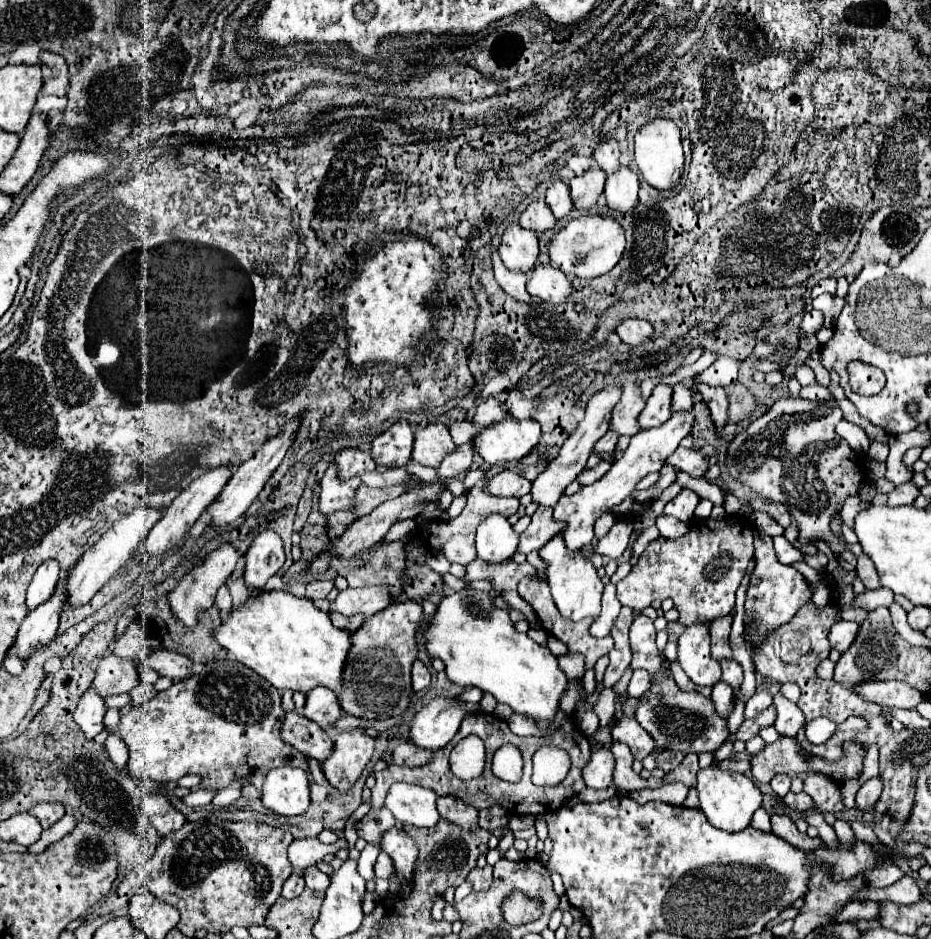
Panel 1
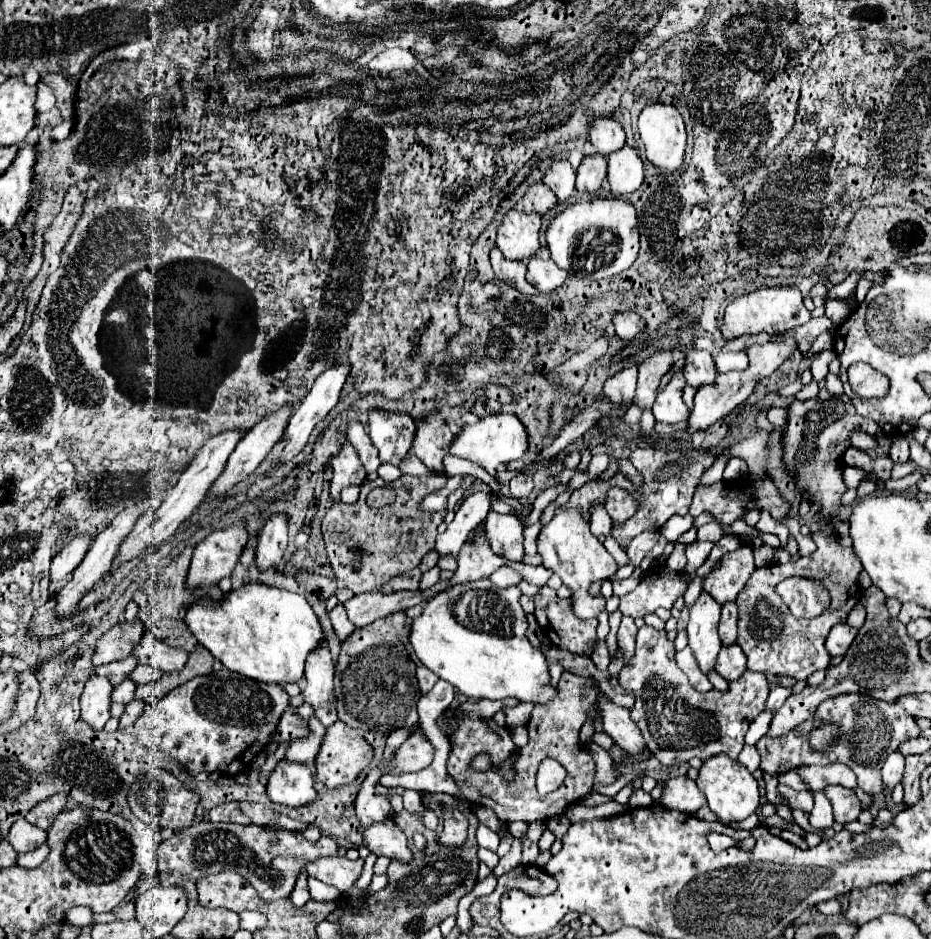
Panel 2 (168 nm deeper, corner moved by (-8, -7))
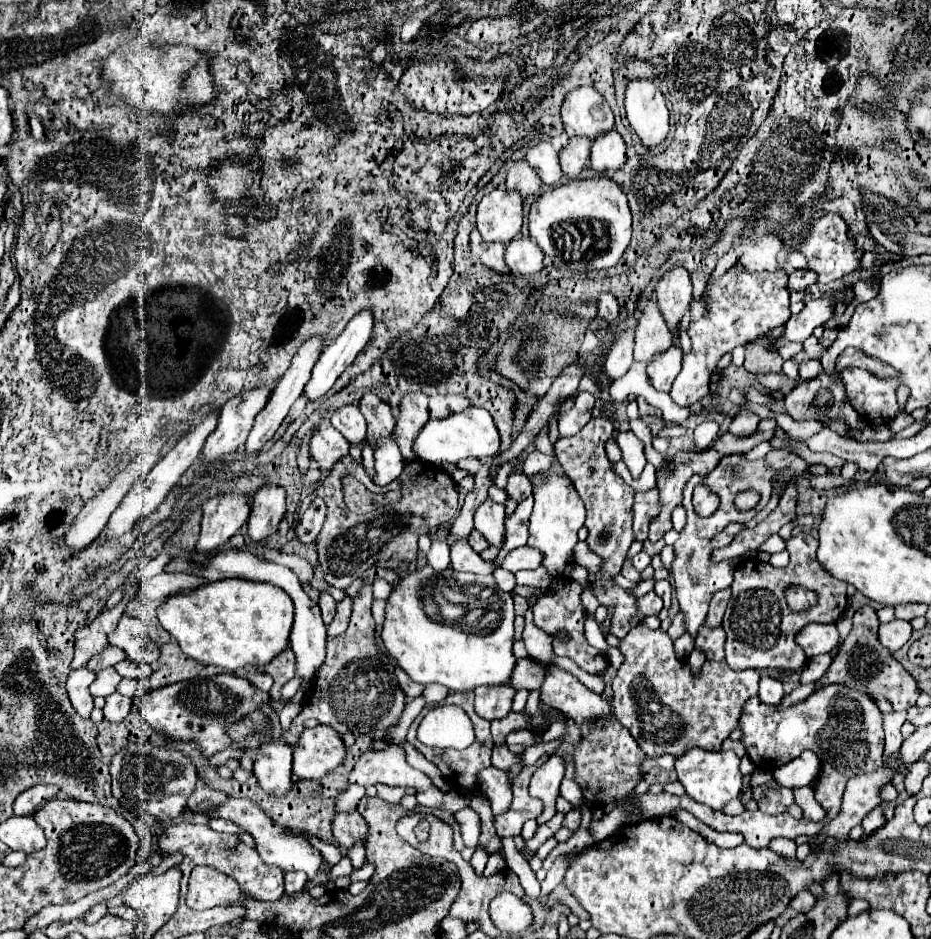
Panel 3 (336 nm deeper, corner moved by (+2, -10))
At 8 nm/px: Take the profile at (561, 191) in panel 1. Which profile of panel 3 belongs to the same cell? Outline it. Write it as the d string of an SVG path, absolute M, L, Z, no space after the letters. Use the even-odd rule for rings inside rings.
M540 141L538 145L530 147L526 153L526 161L528 165L532 165L532 169L536 169L538 177L548 187L556 187L564 177L560 163L558 163L558 153L546 141Z

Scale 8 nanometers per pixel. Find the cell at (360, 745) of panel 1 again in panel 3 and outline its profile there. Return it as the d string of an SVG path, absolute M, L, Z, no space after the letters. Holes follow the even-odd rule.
M328 725L304 729L294 749L294 775L300 779L320 779L346 759L342 737Z

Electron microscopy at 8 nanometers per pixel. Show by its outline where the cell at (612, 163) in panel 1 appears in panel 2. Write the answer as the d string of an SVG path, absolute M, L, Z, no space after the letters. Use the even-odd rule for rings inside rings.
M594 116L588 122L588 136L594 148L604 156L610 154L610 150L618 150L618 146L624 146L624 128L612 116Z

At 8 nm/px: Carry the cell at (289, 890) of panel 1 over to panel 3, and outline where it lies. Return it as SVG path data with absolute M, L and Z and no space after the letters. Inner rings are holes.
M294 871L294 873L286 873L284 881L286 881L286 895L294 895L294 893L302 891L302 887L304 887L306 881L308 881L308 877L306 877L306 873Z

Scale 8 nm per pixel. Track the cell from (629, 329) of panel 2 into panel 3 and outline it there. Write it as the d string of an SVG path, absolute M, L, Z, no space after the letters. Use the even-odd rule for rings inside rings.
M606 293L598 299L598 315L606 321L606 323L616 323L618 315L620 315L620 307L614 295Z

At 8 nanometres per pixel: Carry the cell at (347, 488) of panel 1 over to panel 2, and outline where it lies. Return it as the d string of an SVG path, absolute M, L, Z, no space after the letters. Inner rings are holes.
M346 440L340 448L340 452L332 458L332 470L334 478L330 482L330 498L334 502L340 502L340 490L352 484L362 484L366 480L366 470L358 458L356 448Z

